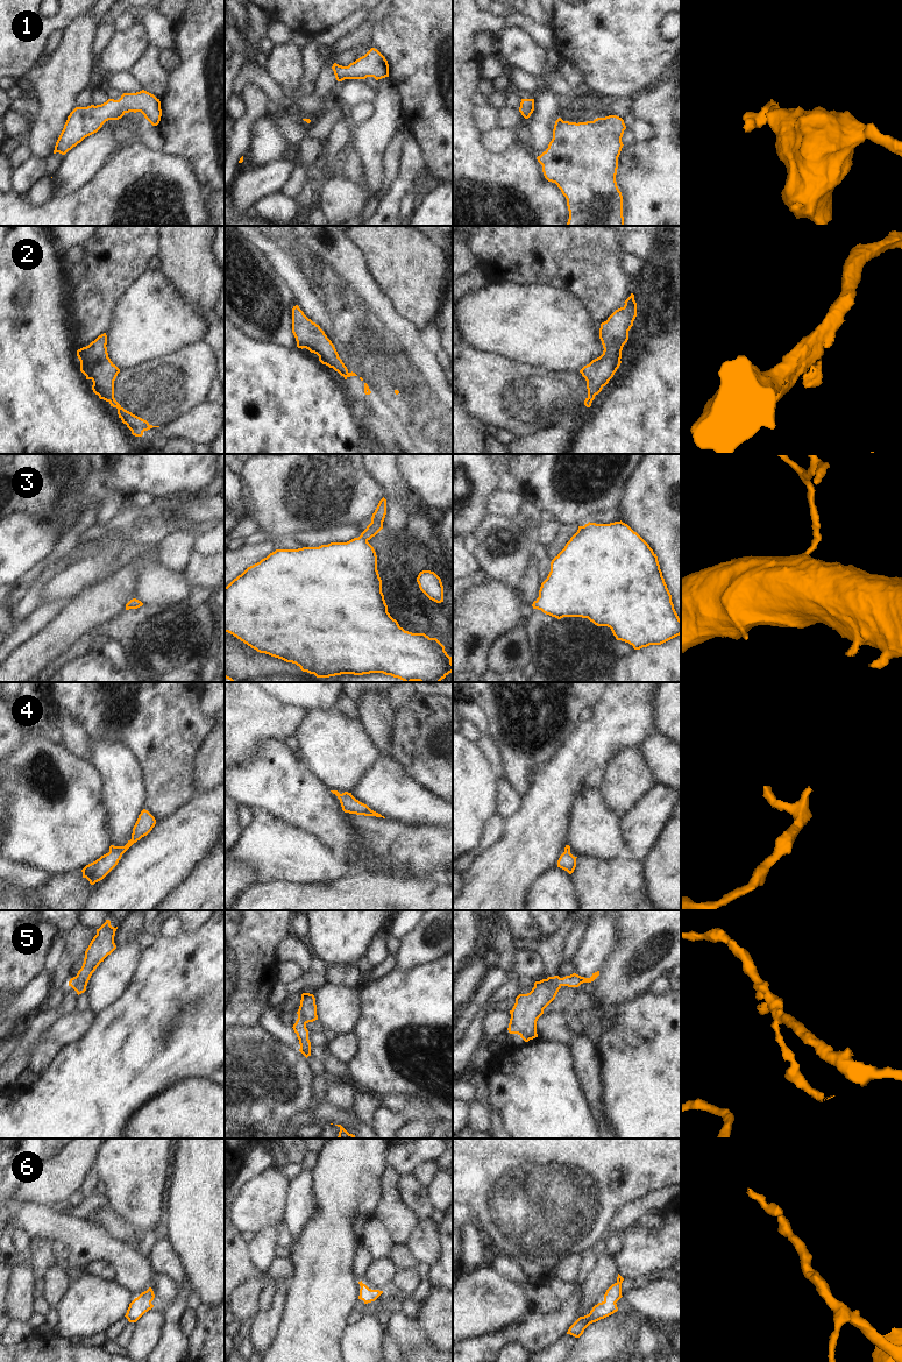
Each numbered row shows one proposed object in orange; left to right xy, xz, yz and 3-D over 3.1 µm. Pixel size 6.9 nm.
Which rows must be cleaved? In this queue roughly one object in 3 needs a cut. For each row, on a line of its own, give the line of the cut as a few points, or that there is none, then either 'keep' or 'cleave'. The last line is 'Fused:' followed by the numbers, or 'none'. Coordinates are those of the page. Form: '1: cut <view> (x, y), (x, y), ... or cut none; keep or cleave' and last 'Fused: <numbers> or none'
1: cut none; keep
2: cut xy (113, 391), (113, 397), (109, 402); cleave
3: cut none; keep
4: cut none; keep
5: cut xz (298, 1016), (305, 1023); cleave
6: cut none; keep
Fused: 2, 5

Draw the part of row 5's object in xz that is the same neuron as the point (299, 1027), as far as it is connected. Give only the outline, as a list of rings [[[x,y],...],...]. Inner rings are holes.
[[[298,1017],[292,1028],[299,1040],[299,1051],[307,1058],[311,1056],[311,1042],[308,1040],[308,1030],[306,1028],[306,1023],[300,1017]]]

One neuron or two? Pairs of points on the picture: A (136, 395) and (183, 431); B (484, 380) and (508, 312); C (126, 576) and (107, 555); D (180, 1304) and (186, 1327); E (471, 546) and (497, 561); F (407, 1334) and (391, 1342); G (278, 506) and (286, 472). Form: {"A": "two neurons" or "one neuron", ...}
{"A": "two neurons", "B": "two neurons", "C": "two neurons", "D": "two neurons", "E": "two neurons", "F": "two neurons", "G": "one neuron"}

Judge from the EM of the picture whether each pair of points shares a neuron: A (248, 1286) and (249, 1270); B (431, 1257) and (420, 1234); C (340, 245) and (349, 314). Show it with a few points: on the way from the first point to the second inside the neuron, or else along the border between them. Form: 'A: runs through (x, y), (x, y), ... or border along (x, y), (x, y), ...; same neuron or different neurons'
A: border along (261, 1278), (247, 1277), (236, 1286); different neurons
B: runs through (427, 1251), (424, 1247), (424, 1240); same neuron
C: runs through (339, 262), (339, 288), (342, 291), (342, 297); same neuron

